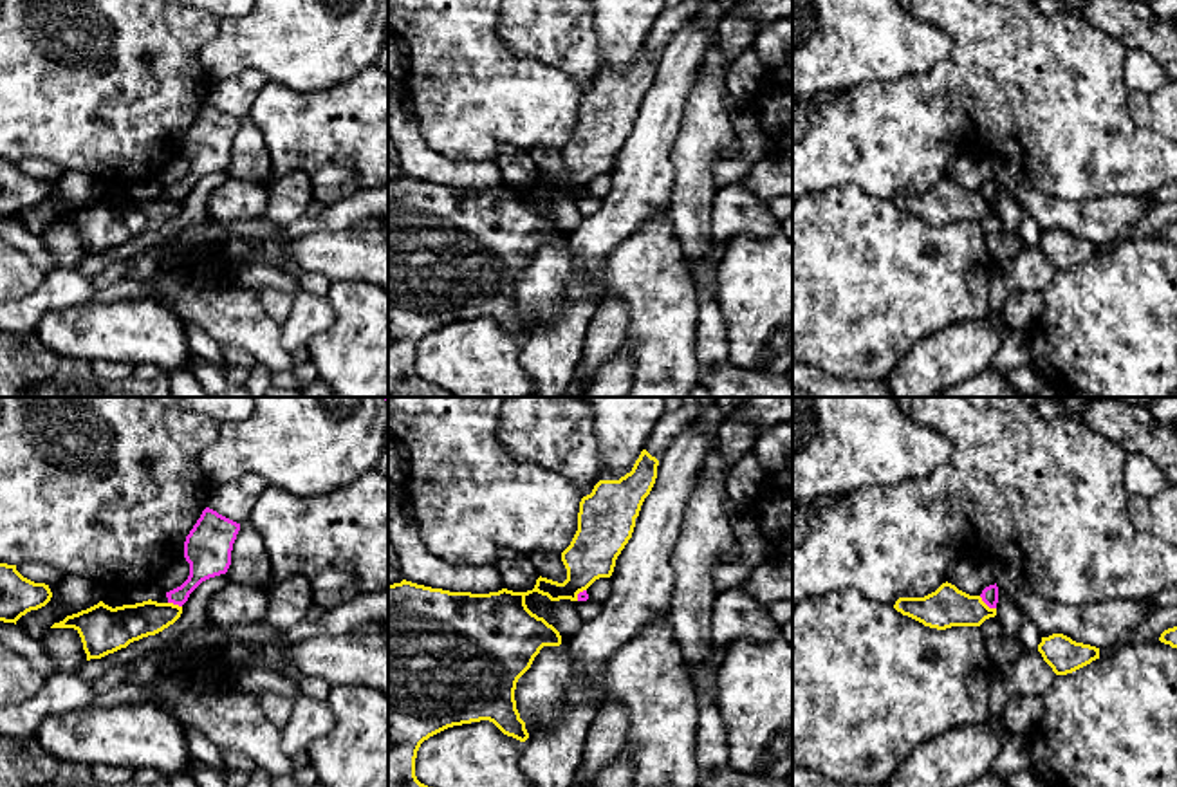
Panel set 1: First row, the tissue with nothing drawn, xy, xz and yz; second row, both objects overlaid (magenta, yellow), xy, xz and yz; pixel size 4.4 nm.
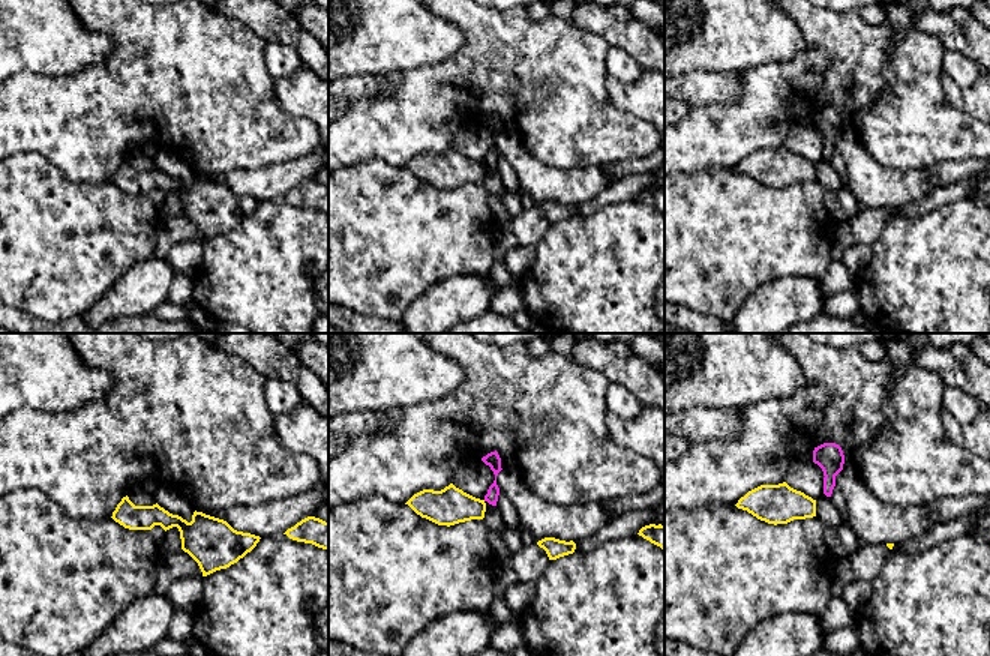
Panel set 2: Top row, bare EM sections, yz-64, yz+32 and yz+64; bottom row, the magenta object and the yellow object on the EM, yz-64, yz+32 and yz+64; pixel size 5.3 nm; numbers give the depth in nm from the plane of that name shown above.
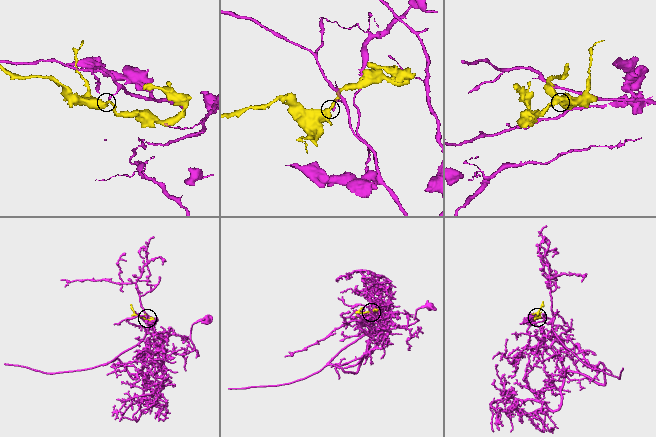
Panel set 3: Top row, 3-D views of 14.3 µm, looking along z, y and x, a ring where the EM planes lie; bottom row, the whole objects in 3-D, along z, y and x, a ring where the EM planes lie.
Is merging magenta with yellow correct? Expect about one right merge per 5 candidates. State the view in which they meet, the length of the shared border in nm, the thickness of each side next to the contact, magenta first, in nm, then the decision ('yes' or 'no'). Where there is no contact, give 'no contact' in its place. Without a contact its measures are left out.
meets magenta in yz; contact 100 nm long; 80 nm thick on the magenta side, 180 nm on the other; no

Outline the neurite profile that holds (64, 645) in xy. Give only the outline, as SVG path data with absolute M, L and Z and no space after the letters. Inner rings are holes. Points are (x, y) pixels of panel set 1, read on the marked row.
M49 628L42 634L40 643L58 671L78 671L87 662L81 637L74 628Z

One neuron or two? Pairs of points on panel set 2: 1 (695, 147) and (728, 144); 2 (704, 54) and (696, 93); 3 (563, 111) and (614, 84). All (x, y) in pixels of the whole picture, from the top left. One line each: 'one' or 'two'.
1: one
2: two
3: two

